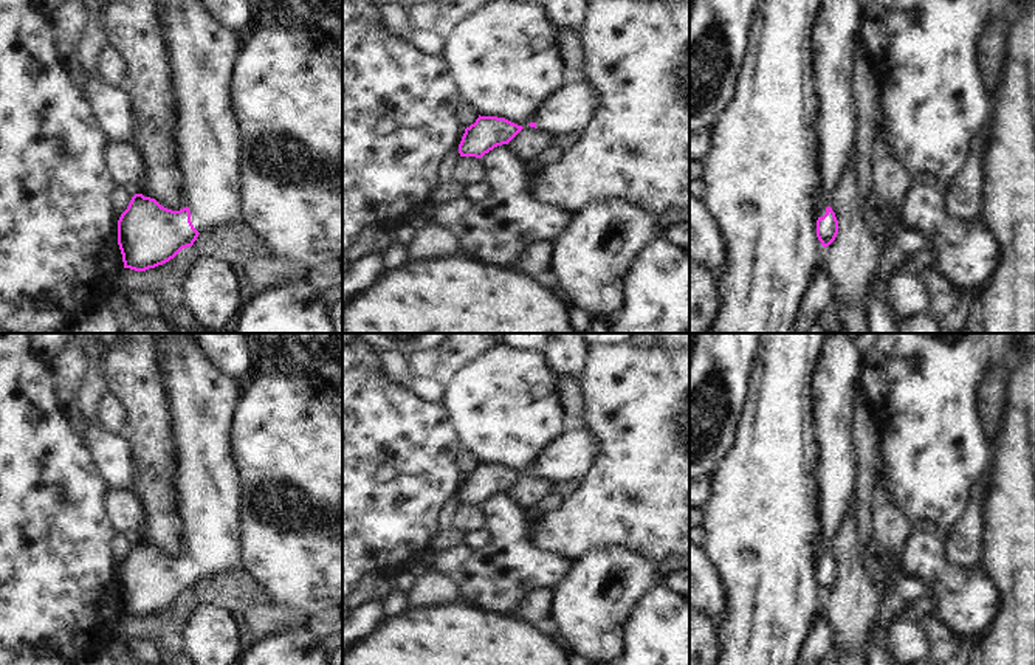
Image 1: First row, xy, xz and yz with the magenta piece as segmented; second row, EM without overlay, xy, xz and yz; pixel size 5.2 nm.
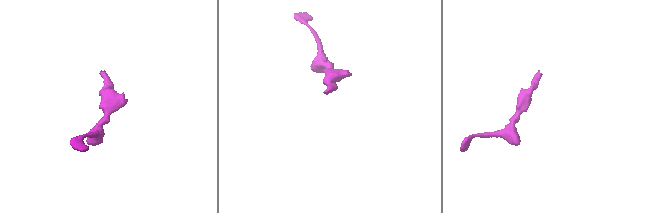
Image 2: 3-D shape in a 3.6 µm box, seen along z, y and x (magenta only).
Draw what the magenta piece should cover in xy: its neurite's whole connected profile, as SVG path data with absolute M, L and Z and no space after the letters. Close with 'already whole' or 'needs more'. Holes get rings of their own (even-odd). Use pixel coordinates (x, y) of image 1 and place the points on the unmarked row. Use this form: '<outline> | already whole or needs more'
M166 338L167 389L180 440L180 507L184 519L187 553L172 558L155 546L135 541L118 567L118 592L124 615L146 618L192 594L205 577L243 567L240 555L239 471L232 462L229 428L239 403L237 384L192 338Z | needs more

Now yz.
M829 333L813 381L817 437L821 448L820 488L826 552L818 558L817 584L829 594L838 567L829 553L830 539L854 496L857 451L854 448L854 394L863 372L863 355L849 333Z | needs more

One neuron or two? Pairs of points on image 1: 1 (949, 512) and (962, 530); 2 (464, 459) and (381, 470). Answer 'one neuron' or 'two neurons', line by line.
1: two neurons
2: two neurons

